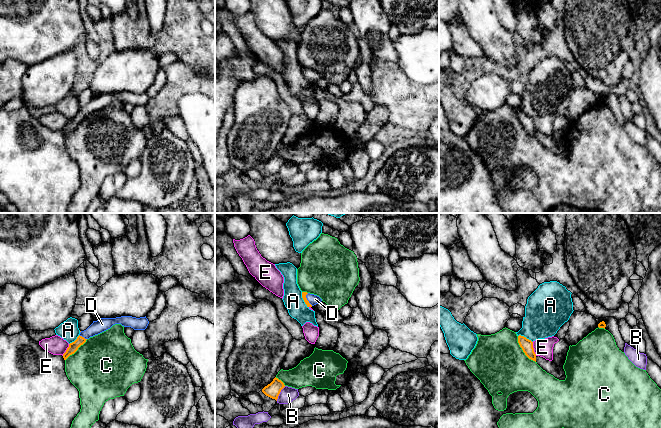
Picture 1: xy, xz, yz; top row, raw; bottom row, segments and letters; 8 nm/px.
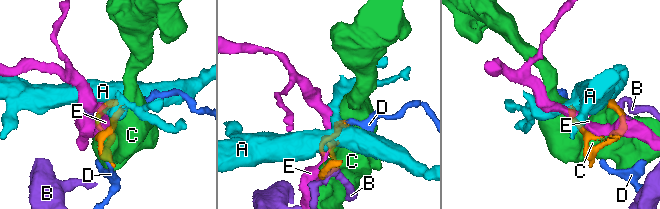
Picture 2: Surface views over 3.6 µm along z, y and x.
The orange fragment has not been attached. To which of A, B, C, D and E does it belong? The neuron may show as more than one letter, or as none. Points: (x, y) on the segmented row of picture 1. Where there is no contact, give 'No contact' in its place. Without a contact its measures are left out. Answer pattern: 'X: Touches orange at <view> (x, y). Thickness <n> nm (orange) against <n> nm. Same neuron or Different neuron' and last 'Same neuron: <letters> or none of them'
A: Touches orange at xz (303, 299). Thickness 40 nm (orange) against 160 nm. Different neuron
B: Touches orange at xz (279, 393). Thickness 120 nm (orange) against 120 nm. Different neuron
C: Touches orange at yz (522, 349). Thickness 100 nm (orange) against 420 nm. Different neuron
D: Touches orange at xz (306, 299). Thickness 40 nm (orange) against 80 nm. Same neuron
E: Touches orange at yz (533, 349). Thickness 100 nm (orange) against 140 nm. Different neuron
Same neuron: D

